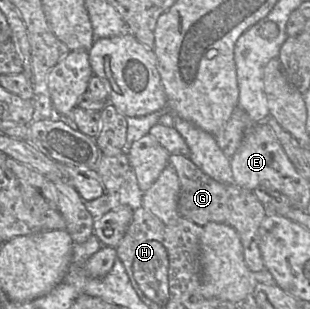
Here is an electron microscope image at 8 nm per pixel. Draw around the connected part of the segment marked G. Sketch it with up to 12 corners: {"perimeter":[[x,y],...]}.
{"perimeter":[[170,154],[180,215],[233,227],[251,272],[265,266],[258,230],[268,215],[253,190],[218,182]]}

